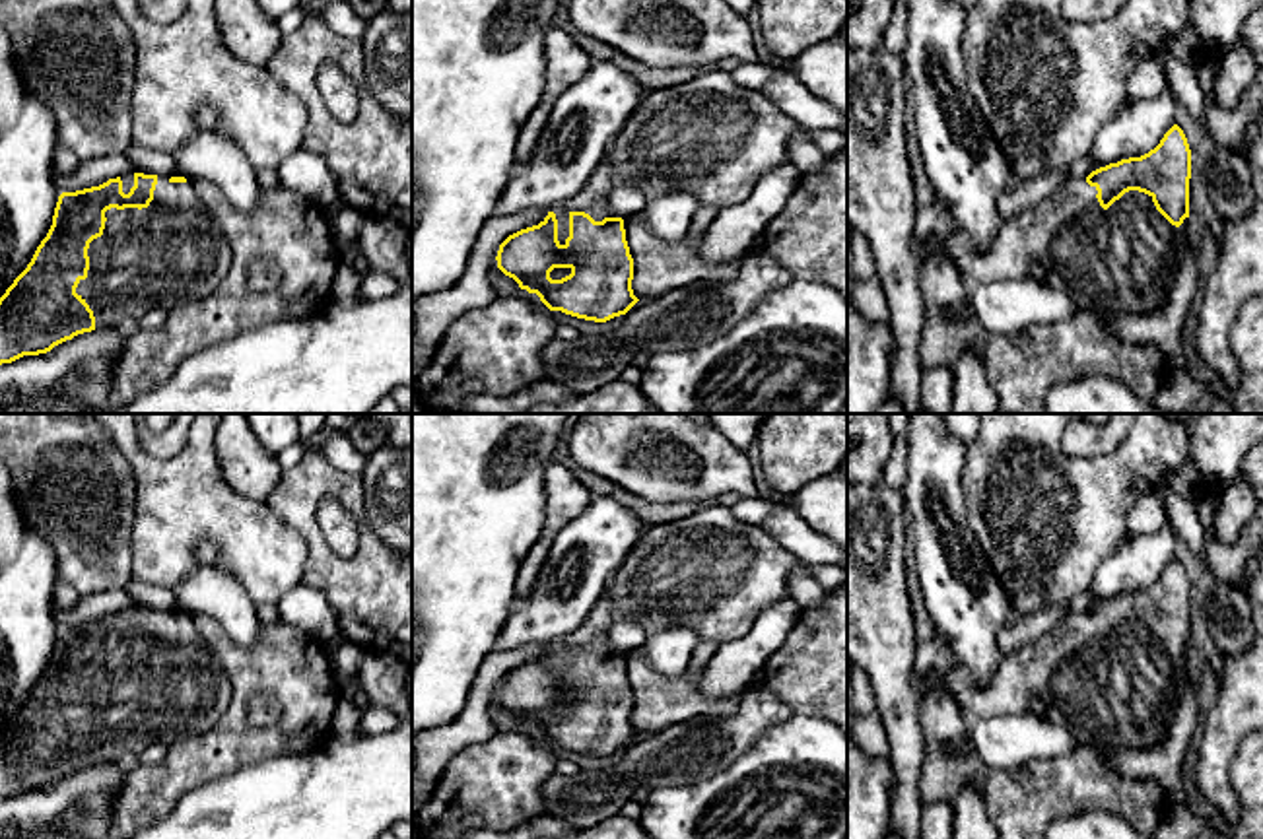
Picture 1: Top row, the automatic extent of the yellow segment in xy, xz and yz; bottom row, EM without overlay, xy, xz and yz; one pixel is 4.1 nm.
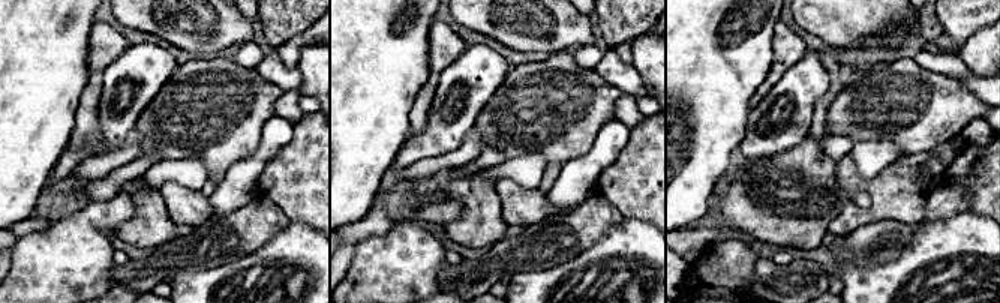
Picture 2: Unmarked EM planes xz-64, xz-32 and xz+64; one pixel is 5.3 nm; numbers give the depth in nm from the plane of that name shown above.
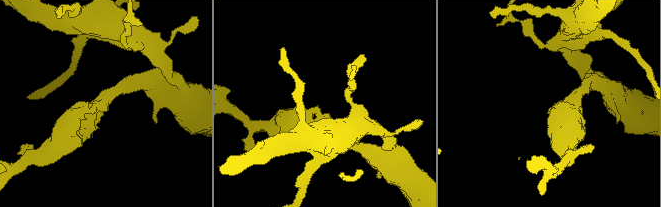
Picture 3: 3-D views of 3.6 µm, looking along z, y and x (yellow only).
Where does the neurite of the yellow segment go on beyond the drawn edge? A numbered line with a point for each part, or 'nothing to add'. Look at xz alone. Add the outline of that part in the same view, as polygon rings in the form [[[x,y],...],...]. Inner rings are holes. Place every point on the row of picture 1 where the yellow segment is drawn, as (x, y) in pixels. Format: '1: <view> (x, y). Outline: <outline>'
1: xz (562, 216). Outline: [[[554,208],[556,219],[558,219],[558,241],[560,245],[565,245],[565,239],[569,237],[569,212]]]

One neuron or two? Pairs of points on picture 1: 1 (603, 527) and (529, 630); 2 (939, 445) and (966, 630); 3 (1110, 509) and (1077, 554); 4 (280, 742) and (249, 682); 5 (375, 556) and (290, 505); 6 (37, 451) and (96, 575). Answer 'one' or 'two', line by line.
1: one
2: one
3: one
4: one
5: one
6: one

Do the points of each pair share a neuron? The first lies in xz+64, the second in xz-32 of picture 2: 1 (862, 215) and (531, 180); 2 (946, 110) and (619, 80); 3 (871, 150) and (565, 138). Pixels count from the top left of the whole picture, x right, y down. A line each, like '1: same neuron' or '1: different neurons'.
1: different neurons
2: different neurons
3: different neurons

